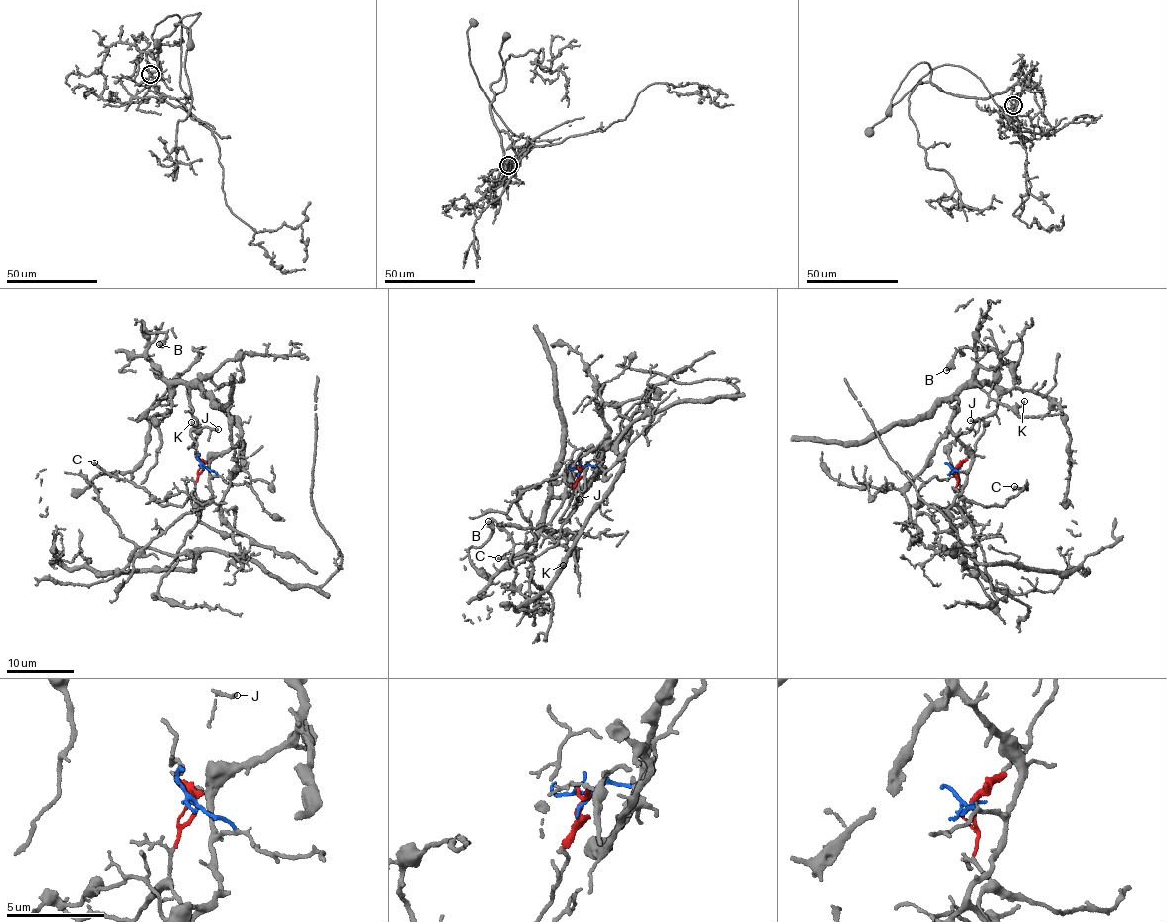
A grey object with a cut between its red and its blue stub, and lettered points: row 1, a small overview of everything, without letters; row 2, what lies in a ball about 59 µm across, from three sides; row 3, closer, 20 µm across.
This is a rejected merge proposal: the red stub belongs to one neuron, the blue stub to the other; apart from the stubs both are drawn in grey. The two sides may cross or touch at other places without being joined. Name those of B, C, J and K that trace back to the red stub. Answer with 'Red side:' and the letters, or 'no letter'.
Red side: C, J

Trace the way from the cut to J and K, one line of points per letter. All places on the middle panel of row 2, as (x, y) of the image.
J: (580, 471), (571, 499), (559, 518), (563, 519), (569, 515), (580, 500)
K: (580, 471), (597, 468), (586, 488), (596, 469), (568, 496), (549, 502), (541, 532), (567, 549), (564, 566)

